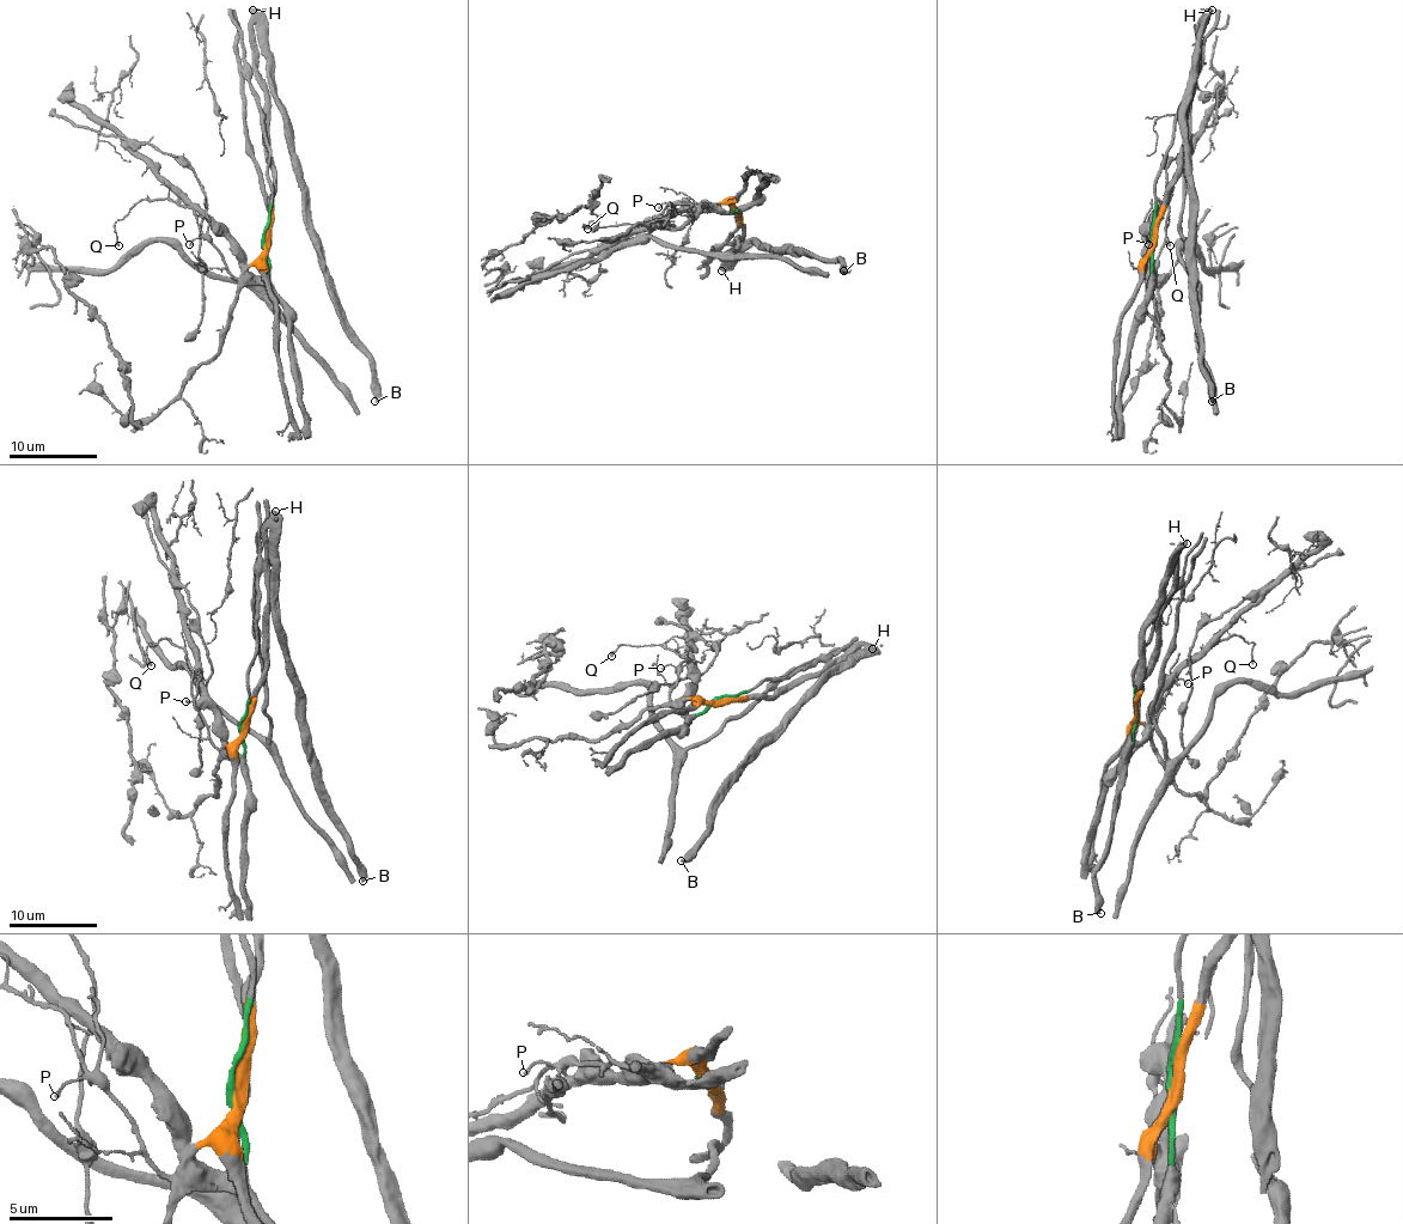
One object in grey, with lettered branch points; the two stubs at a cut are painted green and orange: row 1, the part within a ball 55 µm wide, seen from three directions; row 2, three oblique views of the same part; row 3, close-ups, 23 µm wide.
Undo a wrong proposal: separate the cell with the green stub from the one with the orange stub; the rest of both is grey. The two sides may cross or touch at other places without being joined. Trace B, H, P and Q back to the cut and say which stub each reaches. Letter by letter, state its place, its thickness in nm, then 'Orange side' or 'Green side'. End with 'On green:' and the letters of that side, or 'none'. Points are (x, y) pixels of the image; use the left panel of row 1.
B: Place: (374, 401). Thickness 400 nm. Orange side
H: Place: (252, 10). Thickness 550 nm. Orange side
P: Place: (189, 244). Thickness 100 nm. Orange side
Q: Place: (119, 245). Thickness 170 nm. Orange side
On green: none

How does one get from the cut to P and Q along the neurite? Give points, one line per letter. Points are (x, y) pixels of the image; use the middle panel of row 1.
P: (733, 212), (725, 202), (707, 207), (664, 202), (657, 207)
Q: (733, 212), (725, 202), (703, 207), (670, 205), (639, 225), (585, 225), (586, 229)

